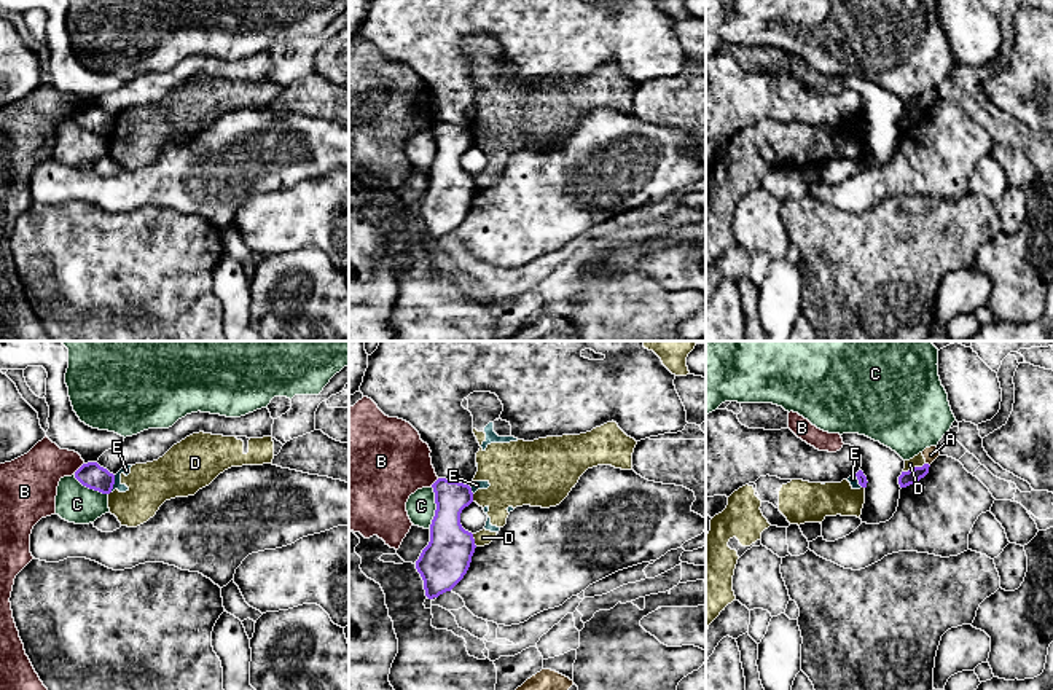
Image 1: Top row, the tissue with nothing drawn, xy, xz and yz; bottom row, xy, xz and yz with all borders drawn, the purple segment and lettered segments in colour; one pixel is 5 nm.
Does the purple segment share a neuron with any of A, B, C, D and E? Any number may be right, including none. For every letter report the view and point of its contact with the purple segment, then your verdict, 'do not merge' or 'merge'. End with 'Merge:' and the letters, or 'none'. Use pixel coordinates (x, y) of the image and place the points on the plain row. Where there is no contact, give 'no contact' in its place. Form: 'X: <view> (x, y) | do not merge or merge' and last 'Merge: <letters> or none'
A: yz (927, 107) | do not merge
B: xy (78, 112) | do not merge
C: xz (437, 150) | do not merge
D: yz (915, 110) | do not merge
E: xy (113, 126) | do not merge
Merge: none

